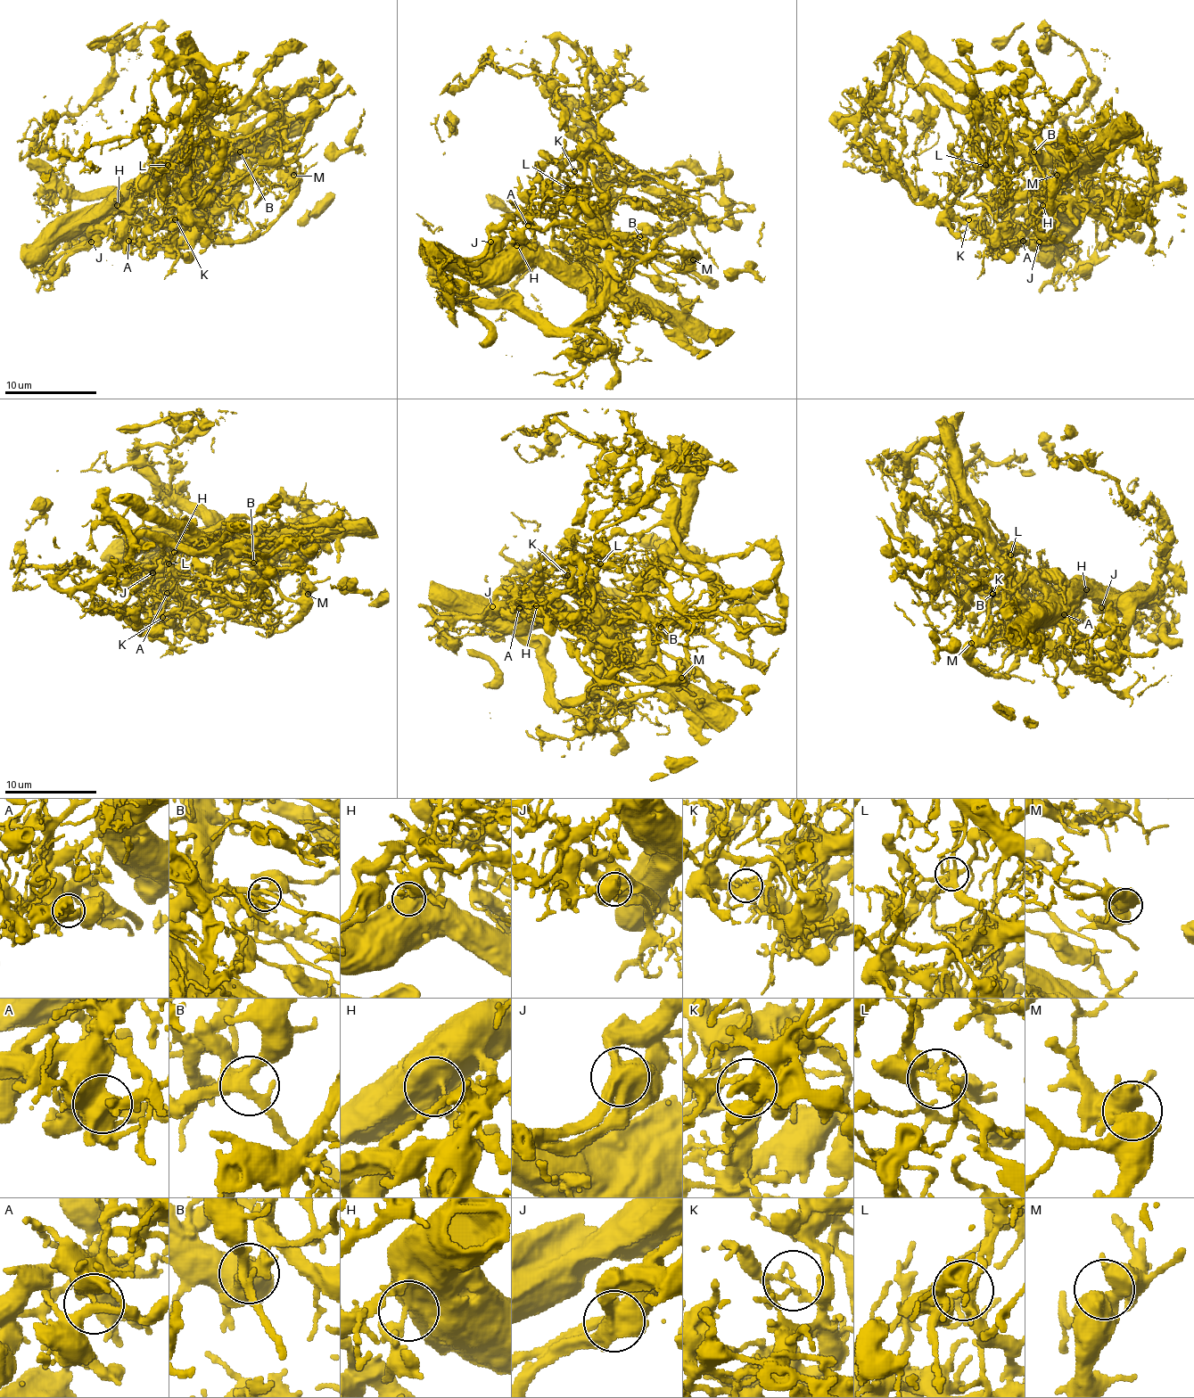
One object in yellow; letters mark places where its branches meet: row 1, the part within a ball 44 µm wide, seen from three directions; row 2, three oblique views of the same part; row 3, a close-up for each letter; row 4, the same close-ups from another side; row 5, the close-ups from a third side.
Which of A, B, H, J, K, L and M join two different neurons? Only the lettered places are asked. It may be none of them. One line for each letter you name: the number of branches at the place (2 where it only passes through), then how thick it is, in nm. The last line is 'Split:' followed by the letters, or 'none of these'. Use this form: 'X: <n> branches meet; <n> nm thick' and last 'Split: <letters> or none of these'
A: 3 branches meet; 360 nm thick
J: 3 branches meet; 600 nm thick
L: 7 branches meet; 300 nm thick
Split: A, J, L

